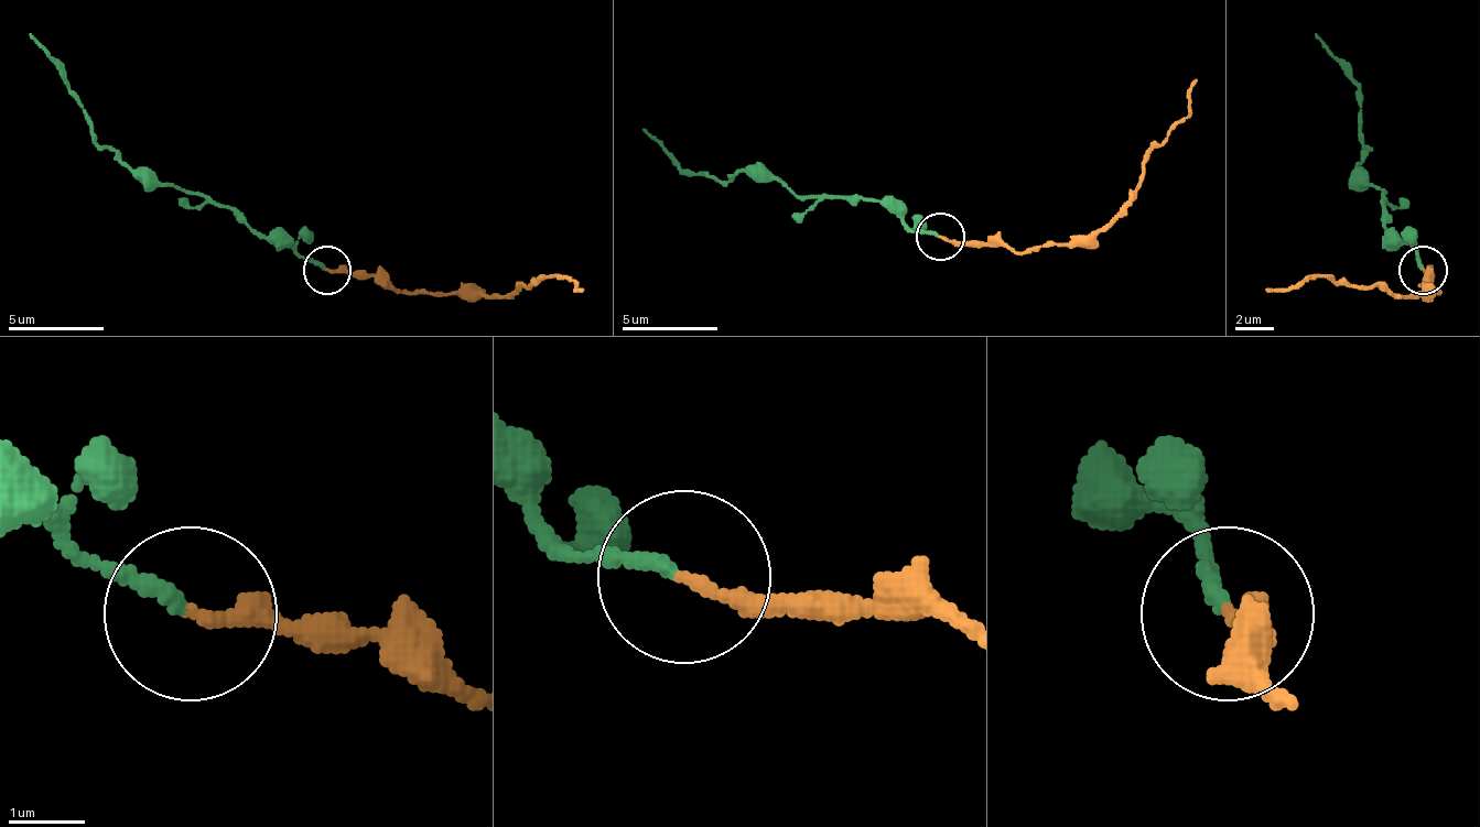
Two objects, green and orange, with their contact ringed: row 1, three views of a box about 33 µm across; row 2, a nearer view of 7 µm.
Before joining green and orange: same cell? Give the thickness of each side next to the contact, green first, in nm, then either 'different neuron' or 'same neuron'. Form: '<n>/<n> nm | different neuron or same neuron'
190/220 nm | same neuron

